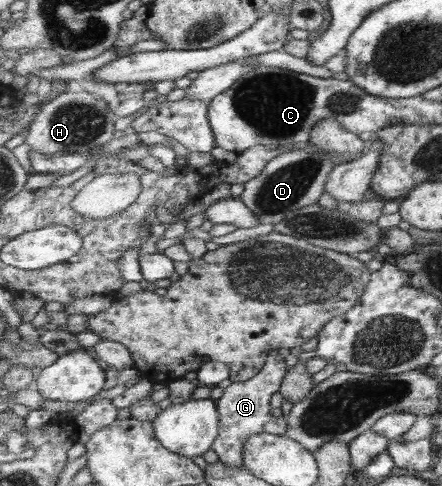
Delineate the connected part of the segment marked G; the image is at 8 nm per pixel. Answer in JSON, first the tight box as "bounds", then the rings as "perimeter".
{"bounds":[212,350,289,466],"perimeter":[[[278,350],[273,351],[266,359],[264,369],[254,378],[243,382],[232,382],[217,400],[218,413],[221,414],[221,431],[214,442],[212,450],[218,459],[228,466],[243,466],[245,442],[250,436],[269,433],[278,436],[287,434],[289,424],[284,418],[272,416],[270,400],[281,391],[288,375],[288,364],[280,358]]]}

